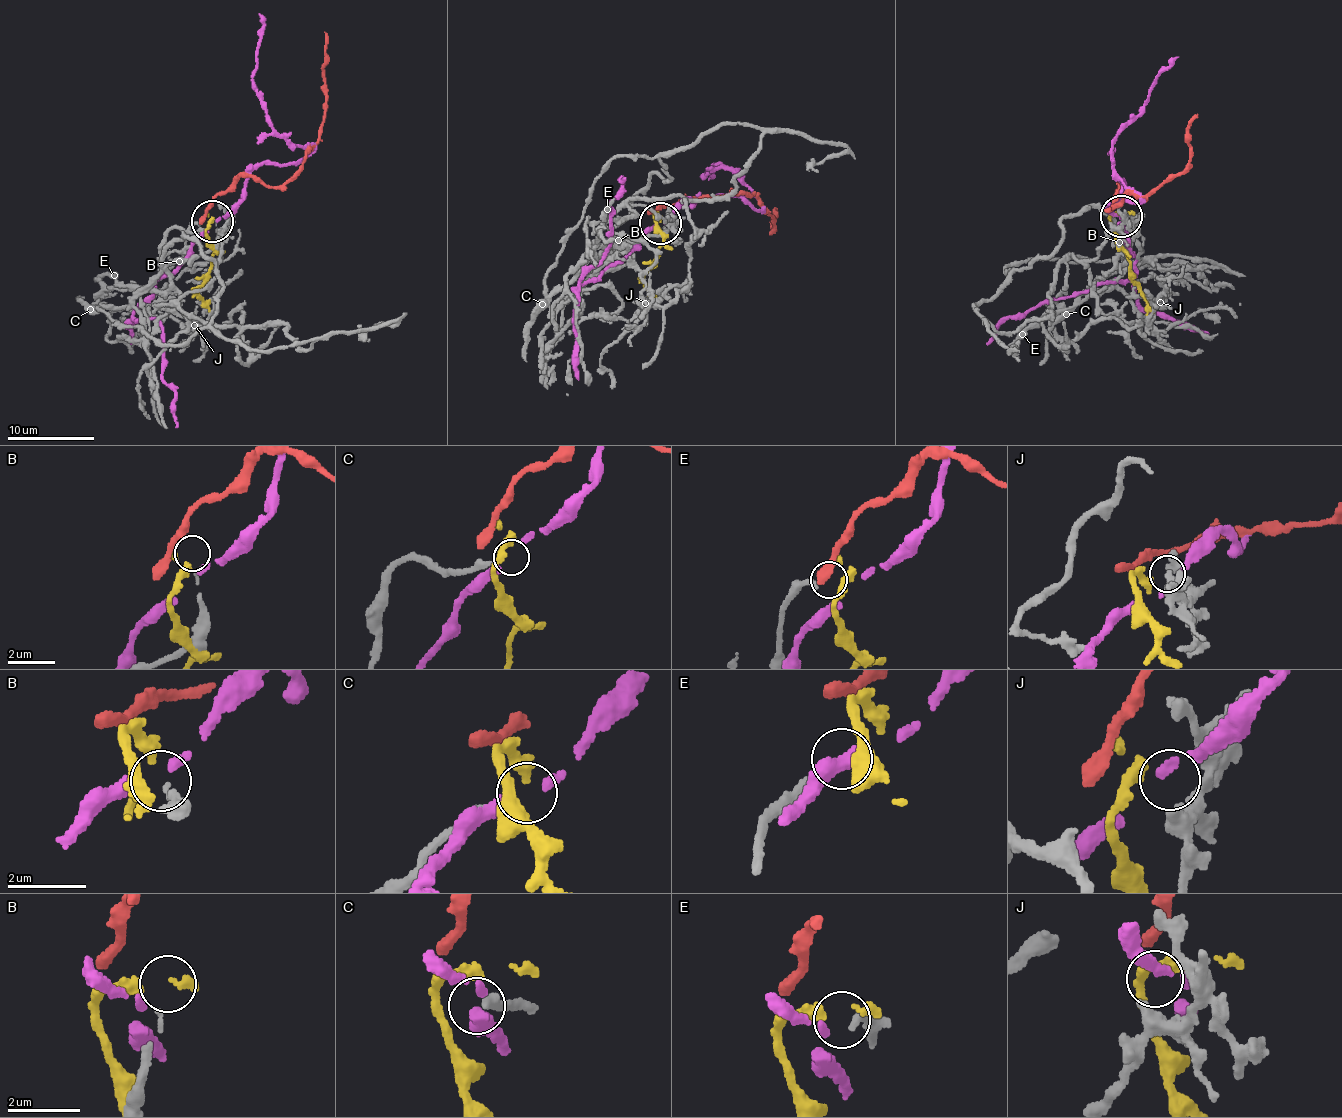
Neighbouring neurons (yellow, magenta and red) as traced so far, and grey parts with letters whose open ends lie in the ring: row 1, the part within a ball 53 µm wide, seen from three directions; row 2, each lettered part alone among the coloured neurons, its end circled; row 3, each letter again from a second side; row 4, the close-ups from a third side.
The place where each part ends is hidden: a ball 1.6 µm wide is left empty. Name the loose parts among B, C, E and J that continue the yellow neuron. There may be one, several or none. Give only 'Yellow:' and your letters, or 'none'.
Yellow: none

